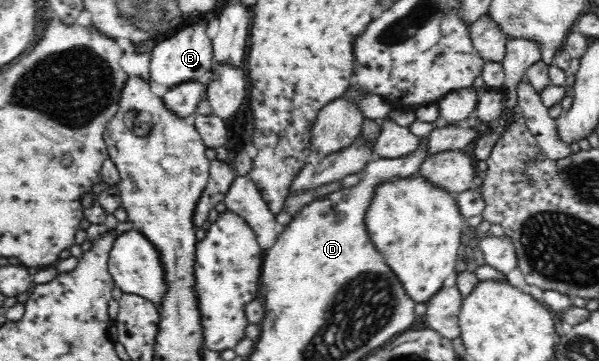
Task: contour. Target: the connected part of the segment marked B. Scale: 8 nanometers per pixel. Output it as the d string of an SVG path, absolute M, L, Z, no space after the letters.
M203 17L188 20L187 27L179 29L172 37L161 41L152 49L149 79L163 85L174 86L189 80L205 79L213 61L213 41L207 35L208 21Z

